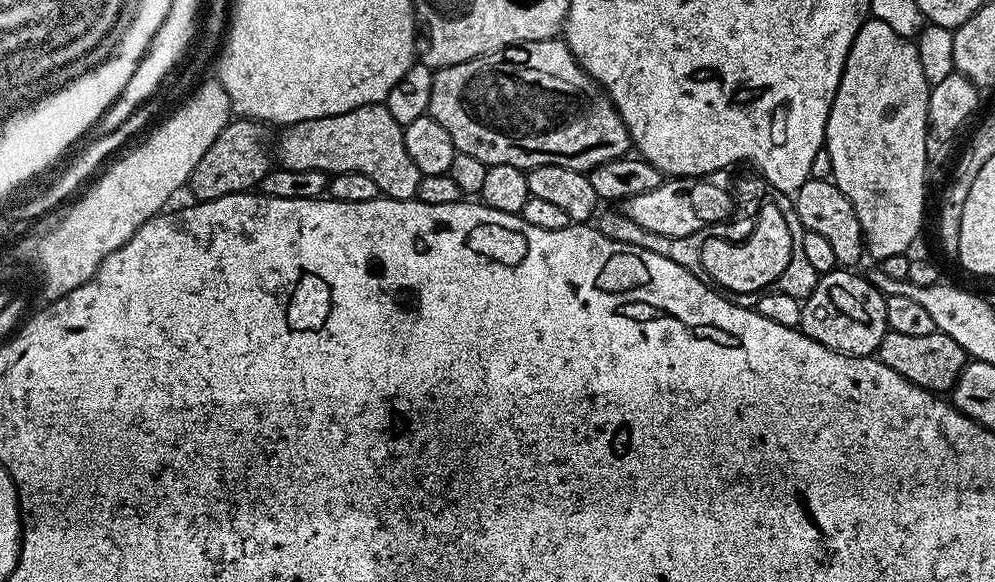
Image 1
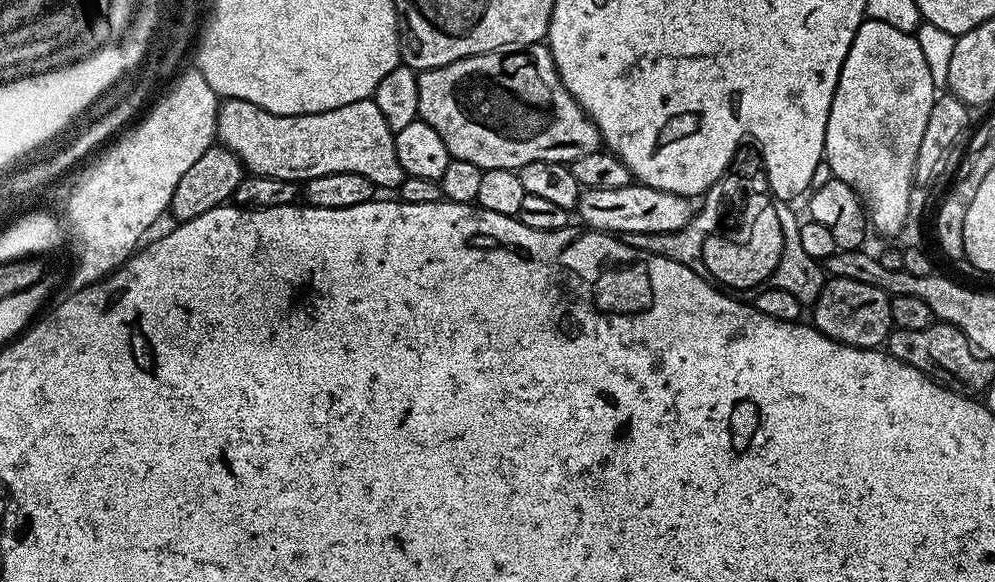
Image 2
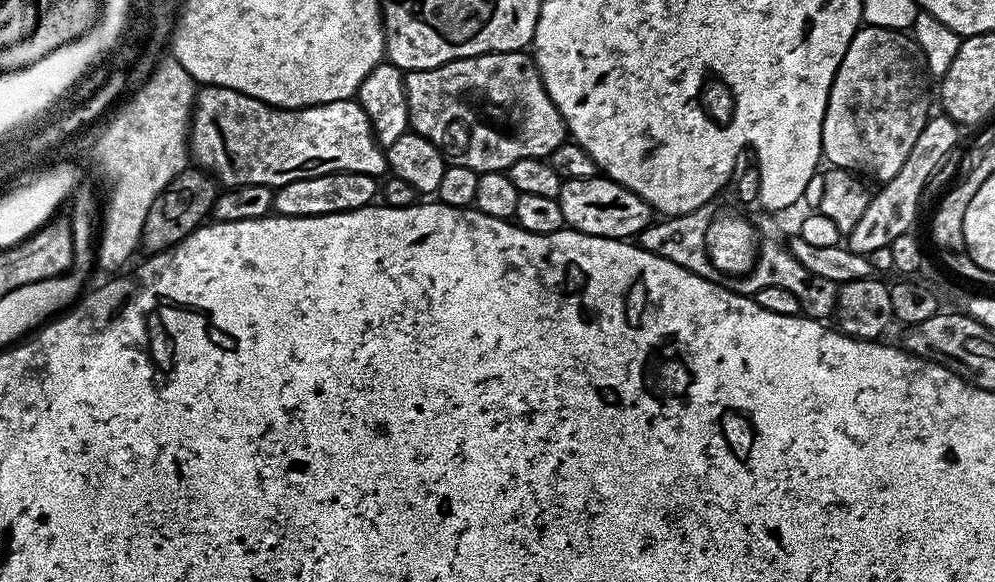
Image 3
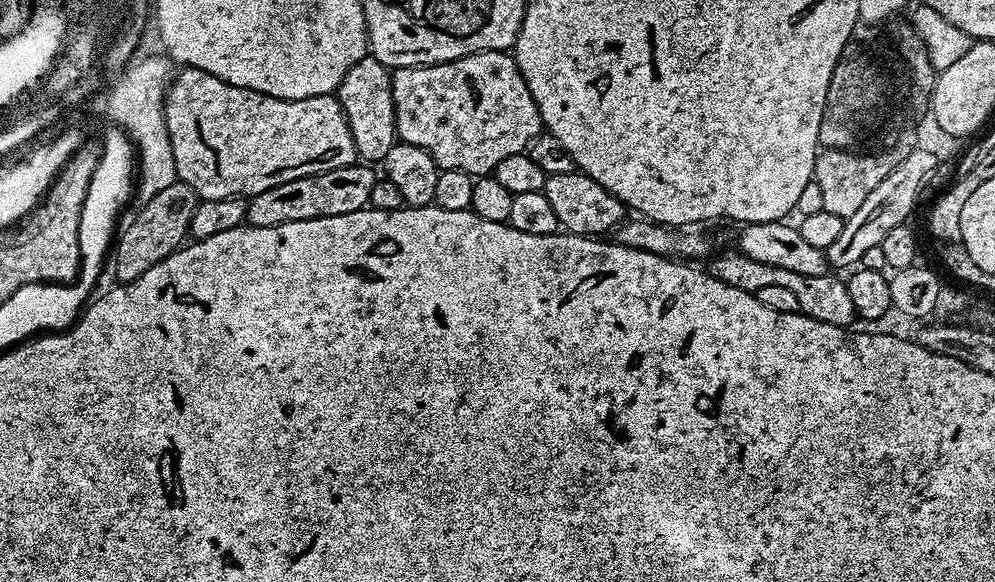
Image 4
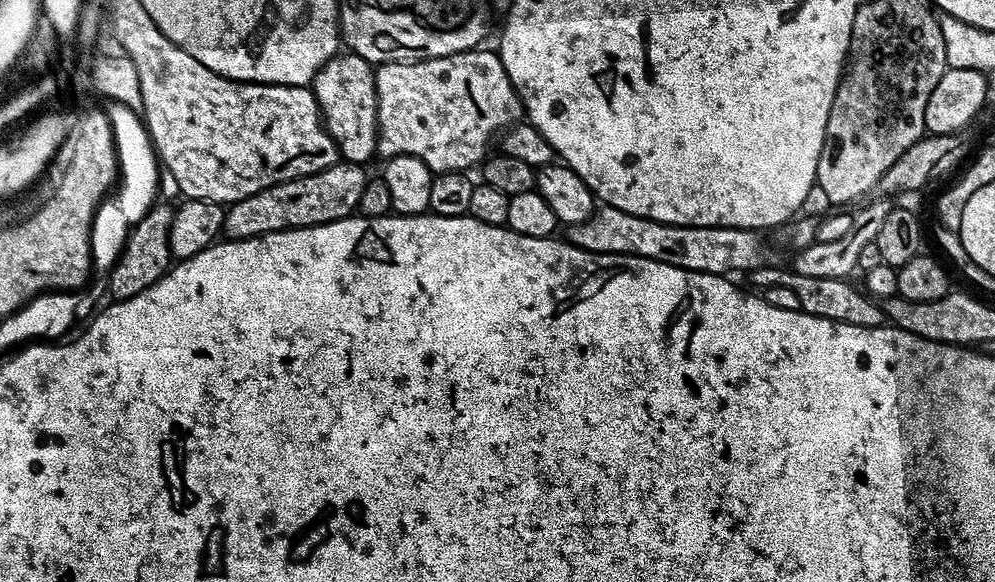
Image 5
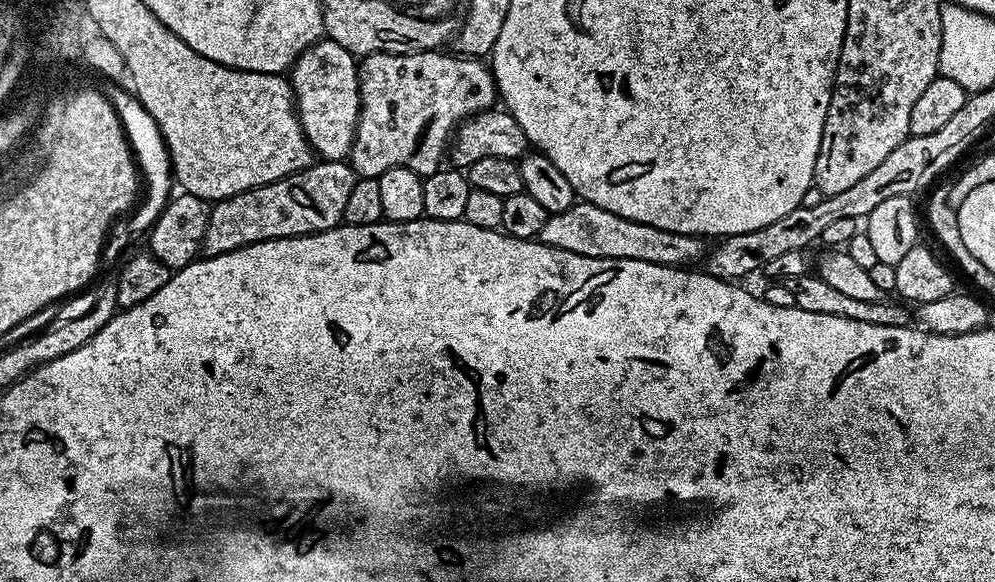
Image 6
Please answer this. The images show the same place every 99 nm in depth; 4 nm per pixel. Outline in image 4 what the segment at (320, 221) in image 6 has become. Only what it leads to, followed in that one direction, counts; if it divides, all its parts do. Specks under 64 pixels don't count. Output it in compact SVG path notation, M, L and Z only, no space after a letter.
M357 162L342 166L338 170L326 170L322 174L306 178L294 178L294 182L282 182L282 186L262 190L262 194L248 200L247 223L253 228L278 226L310 218L341 216L369 207L370 190L374 190L378 176L368 168L371 167L367 163Z

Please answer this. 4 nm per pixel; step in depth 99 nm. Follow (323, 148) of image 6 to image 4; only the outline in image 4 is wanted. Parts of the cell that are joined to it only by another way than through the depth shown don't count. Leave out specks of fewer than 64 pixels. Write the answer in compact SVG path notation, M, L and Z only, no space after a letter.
M372 55L363 56L358 63L346 70L338 89L338 99L346 122L350 126L350 134L354 138L356 155L364 162L382 162L386 154L397 144L396 119L394 118L394 100L392 98L392 72L382 62L378 62Z

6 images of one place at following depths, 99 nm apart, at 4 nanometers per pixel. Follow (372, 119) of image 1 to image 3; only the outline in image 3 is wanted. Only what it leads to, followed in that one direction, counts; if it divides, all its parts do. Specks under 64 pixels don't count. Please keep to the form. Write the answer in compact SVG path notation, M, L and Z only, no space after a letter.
M204 86L199 89L196 98L196 107L192 110L192 123L190 125L190 156L203 171L211 174L224 188L237 188L238 186L270 186L273 190L286 186L286 182L298 182L298 178L314 178L318 174L331 172L361 172L380 178L388 172L388 157L385 149L376 141L370 118L366 110L362 110L359 99L339 100L329 104L316 104L312 108L274 108L271 104L262 102L258 98L250 98L238 90L229 88L214 88Z

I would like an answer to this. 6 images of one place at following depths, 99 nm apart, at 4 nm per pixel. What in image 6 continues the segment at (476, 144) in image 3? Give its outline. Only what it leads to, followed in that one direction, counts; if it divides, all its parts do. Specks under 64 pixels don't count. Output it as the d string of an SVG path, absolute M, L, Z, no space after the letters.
M429 50L426 52L371 52L370 55L363 57L359 61L358 71L360 74L360 117L356 123L356 133L350 153L350 163L352 169L356 171L360 178L379 178L386 174L386 170L391 168L409 168L414 170L421 178L440 171L442 161L445 159L446 149L450 144L450 137L455 129L460 127L461 123L468 117L475 116L478 112L487 112L493 107L492 103L497 103L498 93L496 91L496 80L492 76L491 67L483 59L469 58L459 54L447 56L444 50Z

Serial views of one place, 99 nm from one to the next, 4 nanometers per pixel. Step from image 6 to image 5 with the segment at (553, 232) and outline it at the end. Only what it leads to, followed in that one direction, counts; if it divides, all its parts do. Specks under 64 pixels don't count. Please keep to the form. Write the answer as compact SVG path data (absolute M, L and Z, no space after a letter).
M607 206L601 207L582 222L567 225L566 232L569 244L587 252L641 256L678 266L687 272L709 272L715 276L732 274L728 272L748 274L769 263L764 240L760 237L763 235L751 228L695 228L689 224L663 224Z

